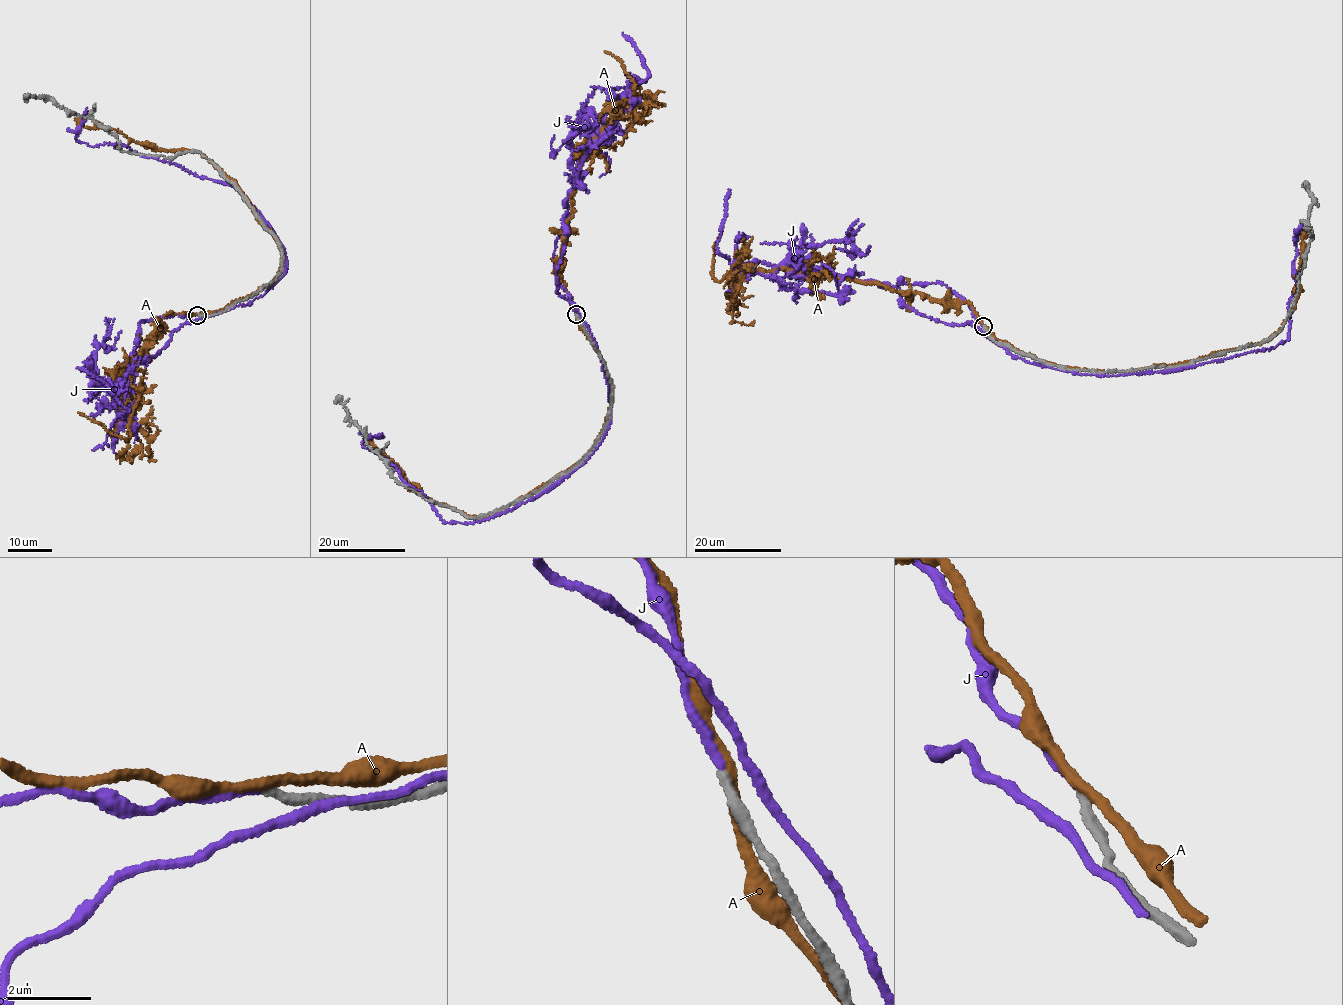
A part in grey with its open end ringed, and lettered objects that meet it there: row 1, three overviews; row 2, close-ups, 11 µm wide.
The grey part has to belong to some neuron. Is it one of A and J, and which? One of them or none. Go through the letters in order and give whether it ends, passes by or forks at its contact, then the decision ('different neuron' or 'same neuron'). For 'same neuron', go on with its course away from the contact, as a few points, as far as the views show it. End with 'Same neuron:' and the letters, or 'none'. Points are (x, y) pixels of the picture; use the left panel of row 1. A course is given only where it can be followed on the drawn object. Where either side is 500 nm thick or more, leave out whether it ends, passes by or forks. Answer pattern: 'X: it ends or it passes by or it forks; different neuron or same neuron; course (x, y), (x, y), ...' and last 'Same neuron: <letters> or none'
A: it passes by; different neuron
J: it passes by; same neuron; course (197, 315), (141, 321), (135, 355), (262, 294), (285, 273), (285, 252), (233, 186), (76, 139), (86, 107)
Same neuron: J

